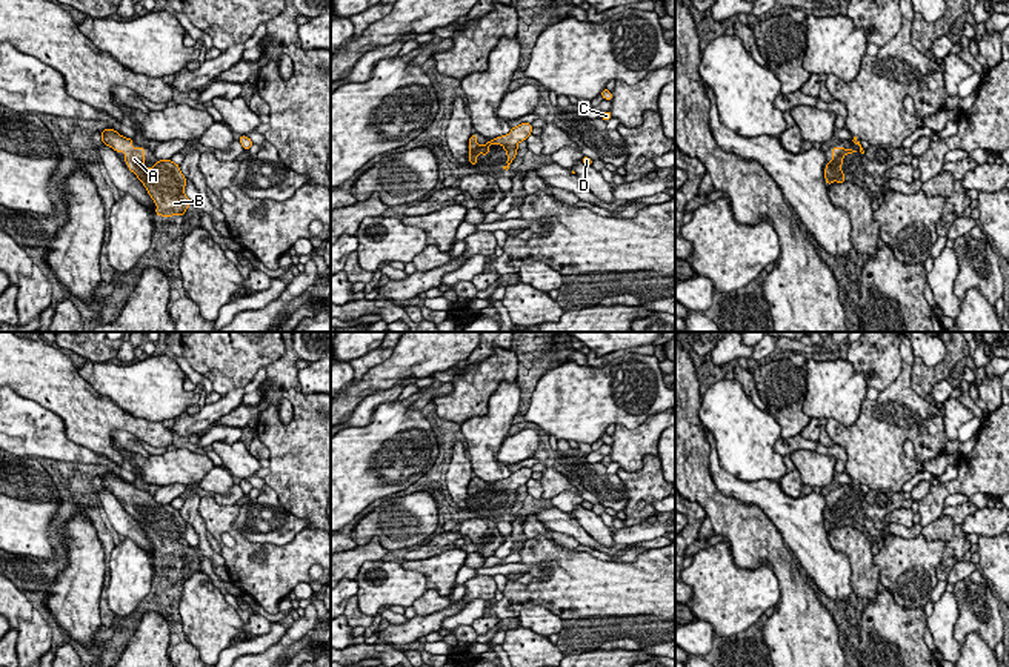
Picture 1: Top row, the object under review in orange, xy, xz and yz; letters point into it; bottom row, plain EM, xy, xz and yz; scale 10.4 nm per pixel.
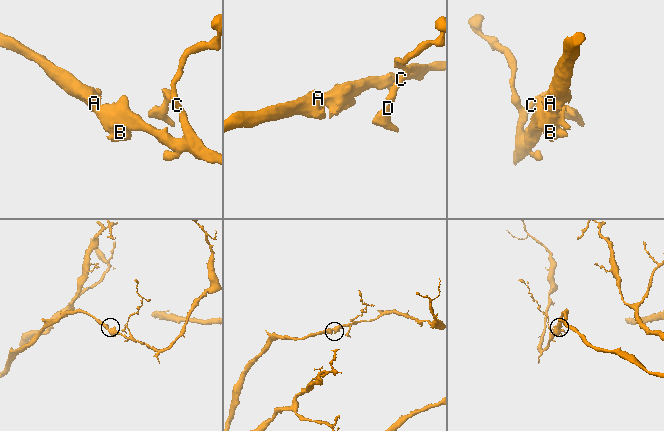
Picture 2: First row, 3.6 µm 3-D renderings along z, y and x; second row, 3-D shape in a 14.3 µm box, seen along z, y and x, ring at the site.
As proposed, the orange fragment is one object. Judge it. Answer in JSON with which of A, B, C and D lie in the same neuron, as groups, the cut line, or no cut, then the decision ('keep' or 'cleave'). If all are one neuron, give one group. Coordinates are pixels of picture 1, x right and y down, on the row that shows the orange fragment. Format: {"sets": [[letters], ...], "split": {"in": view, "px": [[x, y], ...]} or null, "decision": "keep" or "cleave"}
{"sets": [["A", "B", "C", "D"]], "split": null, "decision": "keep"}

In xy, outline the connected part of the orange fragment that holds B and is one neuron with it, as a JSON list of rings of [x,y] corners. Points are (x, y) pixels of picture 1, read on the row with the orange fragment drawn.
[[[108,128],[102,134],[103,144],[125,154],[128,169],[137,175],[157,204],[155,215],[186,215],[191,206],[185,195],[186,177],[172,160],[158,160],[152,168],[145,166],[145,148],[134,148],[132,138],[120,135]]]

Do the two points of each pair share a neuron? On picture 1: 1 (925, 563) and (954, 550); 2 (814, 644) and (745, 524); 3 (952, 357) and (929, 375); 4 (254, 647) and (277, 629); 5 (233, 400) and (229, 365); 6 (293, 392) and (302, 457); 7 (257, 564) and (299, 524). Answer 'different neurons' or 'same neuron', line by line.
1: different neurons
2: same neuron
3: same neuron
4: same neuron
5: different neurons
6: same neuron
7: different neurons

